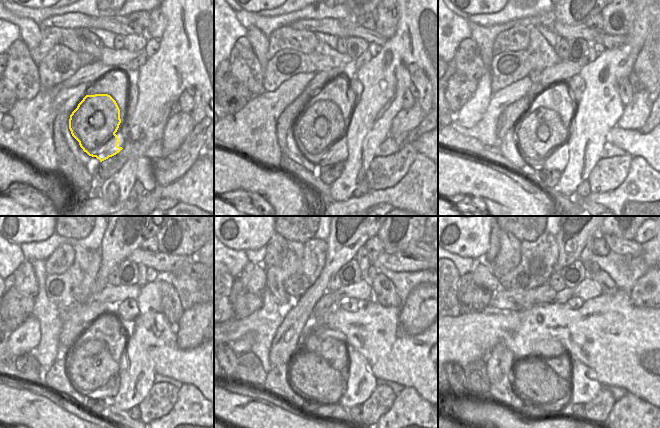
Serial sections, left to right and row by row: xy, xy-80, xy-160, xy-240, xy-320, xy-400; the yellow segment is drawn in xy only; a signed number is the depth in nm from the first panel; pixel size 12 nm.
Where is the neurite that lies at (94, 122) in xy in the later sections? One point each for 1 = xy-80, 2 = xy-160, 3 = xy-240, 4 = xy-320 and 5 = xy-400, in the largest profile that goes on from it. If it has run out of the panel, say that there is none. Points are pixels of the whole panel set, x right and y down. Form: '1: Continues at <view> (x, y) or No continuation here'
1: Continues at xy-80 (319, 128)
2: Continues at xy-160 (542, 139)
3: Continues at xy-240 (90, 365)
4: Continues at xy-320 (311, 376)
5: Continues at xy-400 (533, 379)

